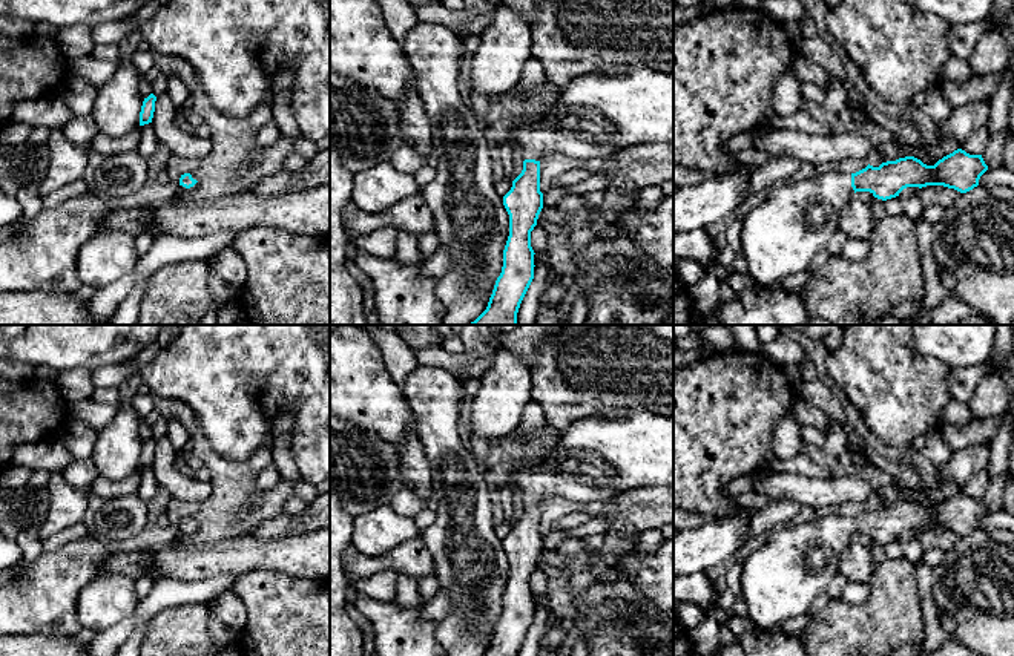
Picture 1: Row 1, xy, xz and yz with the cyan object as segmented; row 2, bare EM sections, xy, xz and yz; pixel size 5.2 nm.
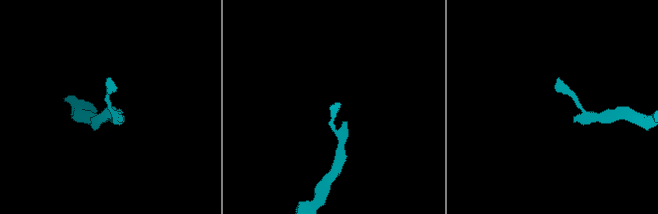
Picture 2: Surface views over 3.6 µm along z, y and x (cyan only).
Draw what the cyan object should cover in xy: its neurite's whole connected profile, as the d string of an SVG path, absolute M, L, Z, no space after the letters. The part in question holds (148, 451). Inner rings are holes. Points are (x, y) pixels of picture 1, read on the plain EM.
M153 437L144 441L141 455L140 455L140 469L152 466L153 455L155 455L155 444L156 444L156 440Z

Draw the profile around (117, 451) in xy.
M118 406L114 420L98 431L92 460L100 475L121 481L140 472L144 441L140 437L140 415L132 406Z

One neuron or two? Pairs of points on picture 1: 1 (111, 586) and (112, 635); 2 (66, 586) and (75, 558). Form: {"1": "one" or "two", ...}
{"1": "two", "2": "one"}

